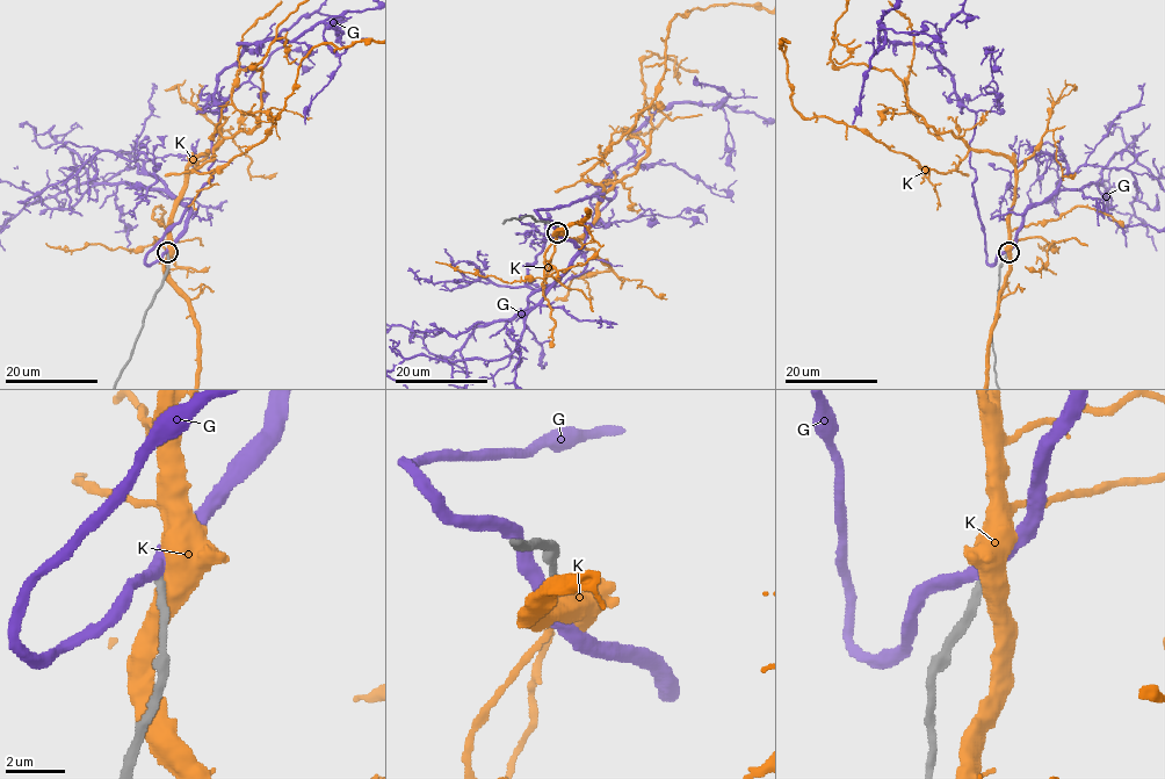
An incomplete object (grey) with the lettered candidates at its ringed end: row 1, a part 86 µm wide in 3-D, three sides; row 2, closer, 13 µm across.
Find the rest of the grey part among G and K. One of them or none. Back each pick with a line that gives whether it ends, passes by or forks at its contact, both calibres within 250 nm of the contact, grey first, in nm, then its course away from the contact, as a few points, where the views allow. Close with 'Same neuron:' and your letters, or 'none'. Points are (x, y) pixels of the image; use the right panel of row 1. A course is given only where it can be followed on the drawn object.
G: it passes by; 280 nm thick on the grey side, 480 nm on the other; it runs (1007, 252), (986, 261), (969, 159), (975, 113), (933, 50), (878, 41), (880, 22), (884, 43), (852, 123)
Same neuron: G

